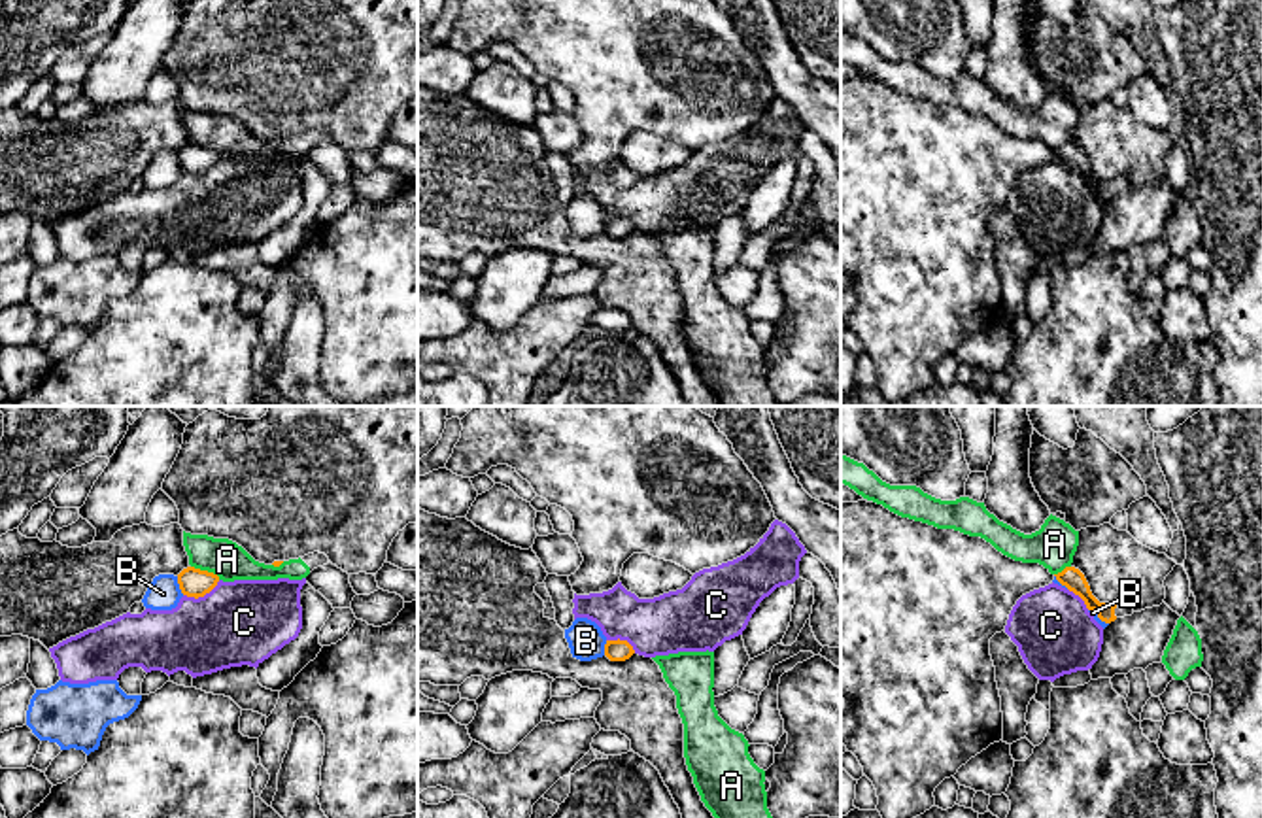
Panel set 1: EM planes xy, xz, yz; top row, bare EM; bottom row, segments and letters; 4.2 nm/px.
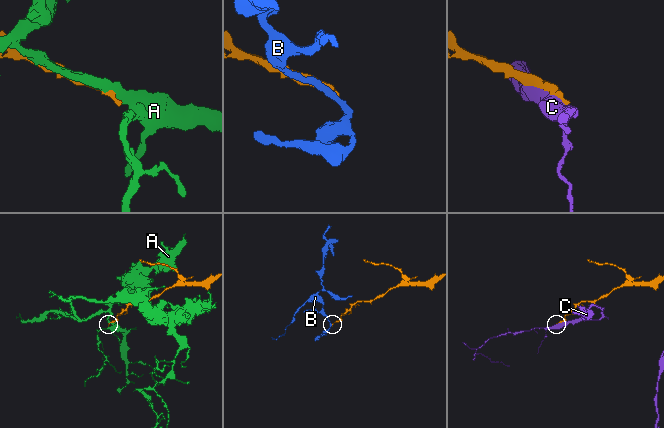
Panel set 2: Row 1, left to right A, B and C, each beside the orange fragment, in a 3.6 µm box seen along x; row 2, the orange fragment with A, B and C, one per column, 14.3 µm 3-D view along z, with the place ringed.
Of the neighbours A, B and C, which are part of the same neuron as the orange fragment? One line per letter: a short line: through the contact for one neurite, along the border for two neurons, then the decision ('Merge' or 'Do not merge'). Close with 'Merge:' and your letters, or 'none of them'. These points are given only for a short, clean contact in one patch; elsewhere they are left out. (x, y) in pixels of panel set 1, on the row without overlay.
A: Do not merge
B: Line: xy (176, 153), (178, 165), (184, 170). Do not merge
C: Do not merge
Merge: none of them

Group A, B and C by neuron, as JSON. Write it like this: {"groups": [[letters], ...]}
{"groups": [["A"], ["B"], ["C"]]}

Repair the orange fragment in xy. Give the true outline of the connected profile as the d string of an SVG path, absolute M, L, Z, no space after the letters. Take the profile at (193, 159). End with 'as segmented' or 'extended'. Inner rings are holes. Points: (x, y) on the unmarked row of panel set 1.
M187 144L178 151L178 161L183 172L187 174L204 174L219 159L219 153L208 147Z; as segmented

